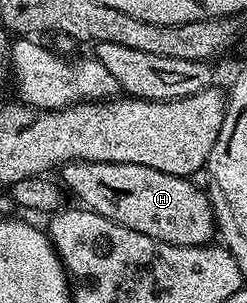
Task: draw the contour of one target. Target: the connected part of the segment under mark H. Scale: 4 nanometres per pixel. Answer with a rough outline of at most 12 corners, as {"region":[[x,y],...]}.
{"region":[[69,161],[81,208],[140,235],[208,245],[197,180],[140,163]]}

